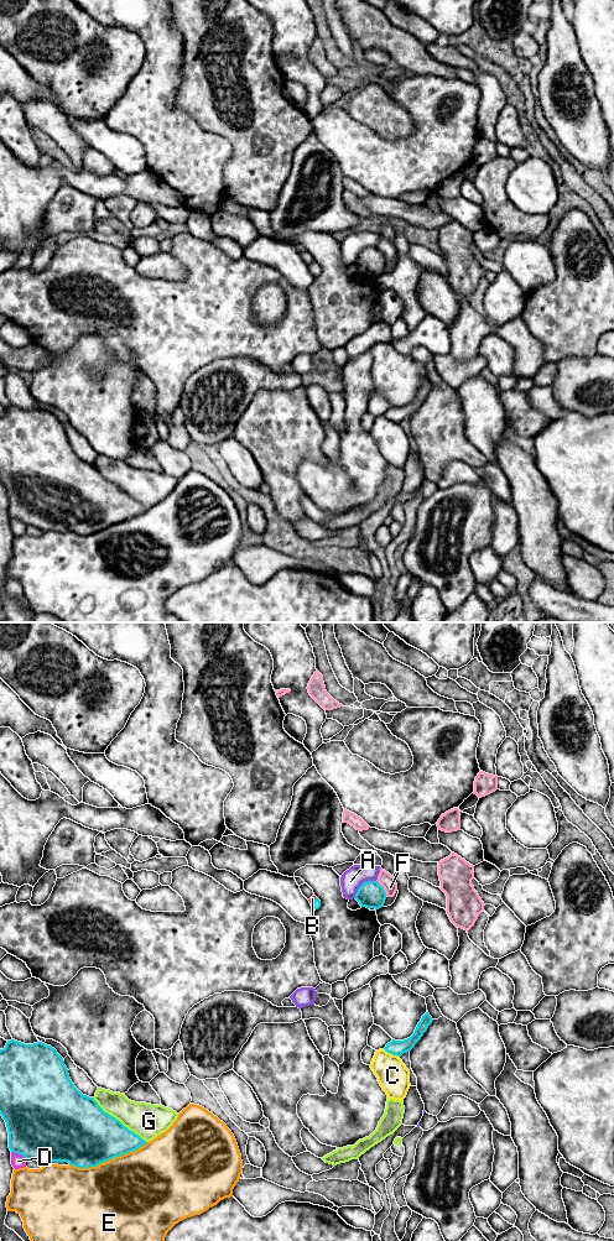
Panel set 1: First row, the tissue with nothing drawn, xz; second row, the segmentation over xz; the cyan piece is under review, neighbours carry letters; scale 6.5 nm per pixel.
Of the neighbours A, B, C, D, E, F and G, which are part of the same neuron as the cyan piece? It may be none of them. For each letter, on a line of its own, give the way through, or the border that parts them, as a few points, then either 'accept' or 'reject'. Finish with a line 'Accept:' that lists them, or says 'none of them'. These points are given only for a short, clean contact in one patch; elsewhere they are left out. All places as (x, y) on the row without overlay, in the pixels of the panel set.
A: reject
B: across xz (316, 271), (315, 267), (312, 265) | accept
C: reject
D: reject
E: reject
F: reject
G: reject
Accept: B

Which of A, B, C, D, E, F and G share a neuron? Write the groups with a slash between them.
A / B / C / D / E / F / G

